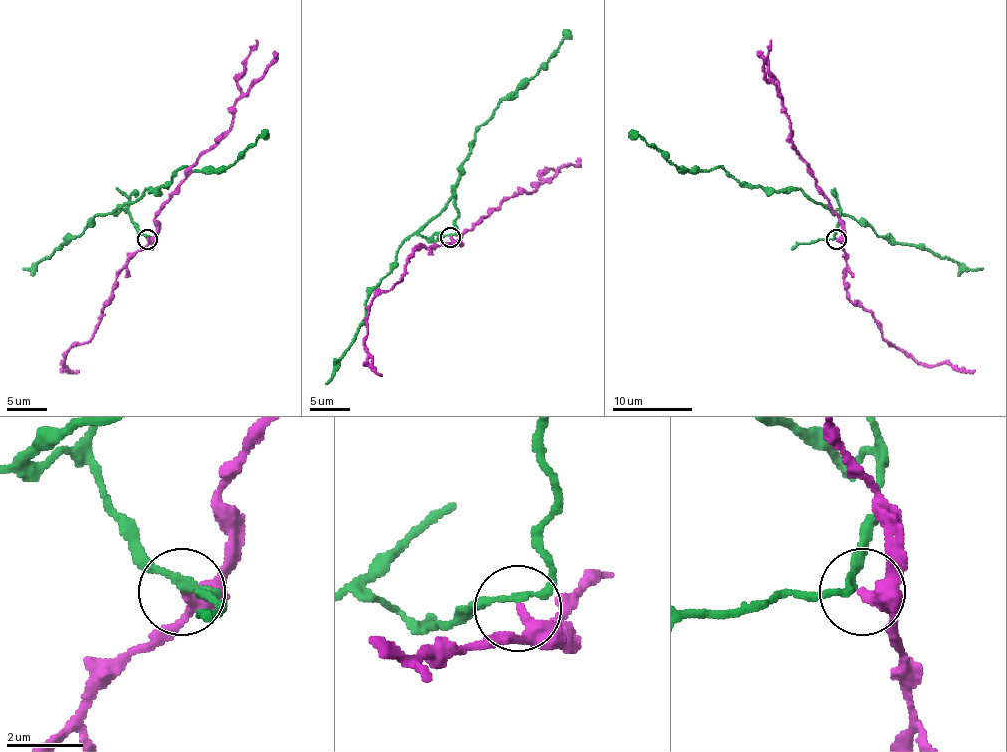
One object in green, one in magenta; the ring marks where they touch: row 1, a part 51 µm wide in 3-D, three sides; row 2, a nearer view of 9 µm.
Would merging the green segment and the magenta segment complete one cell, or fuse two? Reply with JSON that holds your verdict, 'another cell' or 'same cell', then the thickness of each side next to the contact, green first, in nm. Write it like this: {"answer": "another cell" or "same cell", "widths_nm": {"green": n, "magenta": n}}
{"answer": "another cell", "widths_nm": {"green": 160, "magenta": 280}}

